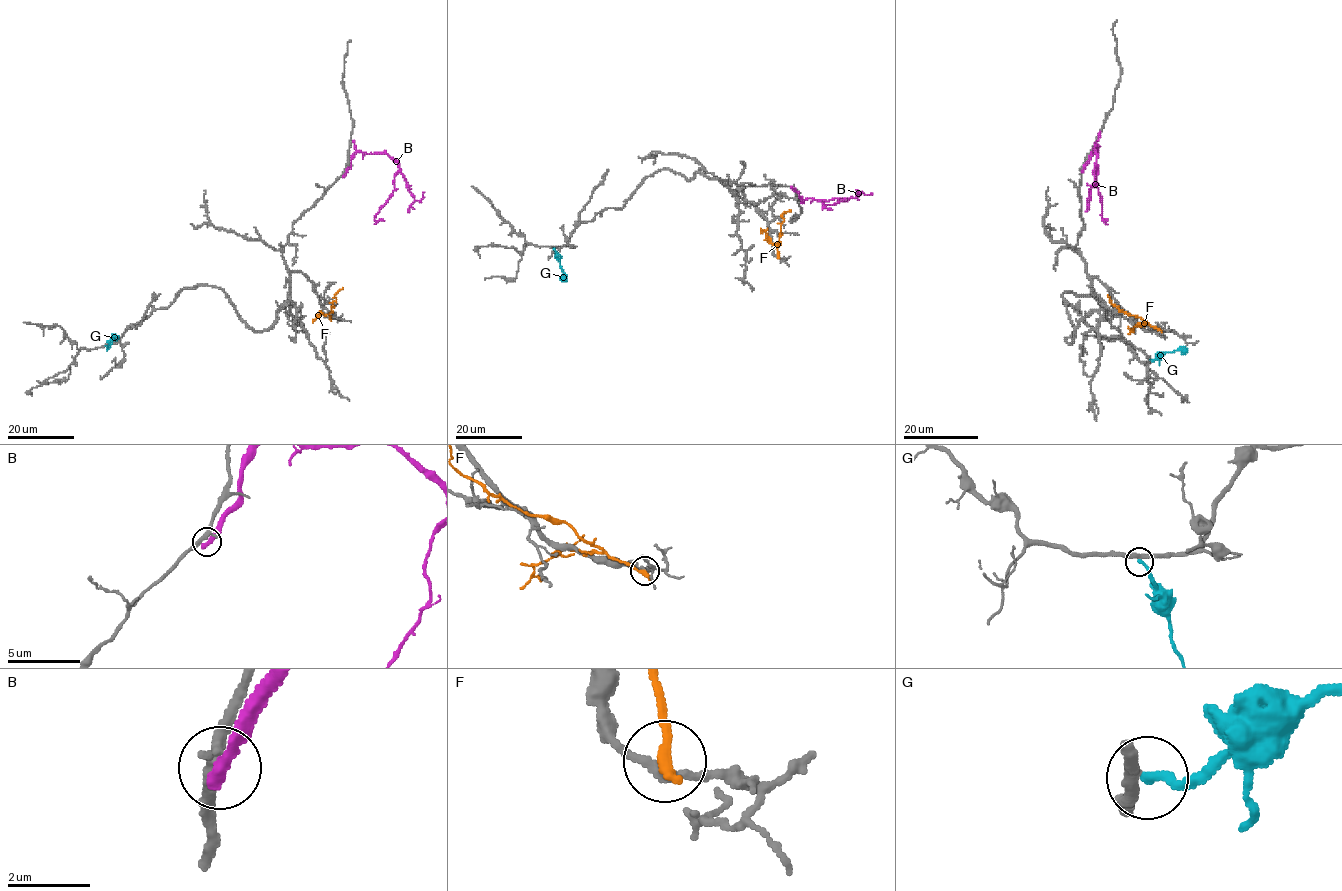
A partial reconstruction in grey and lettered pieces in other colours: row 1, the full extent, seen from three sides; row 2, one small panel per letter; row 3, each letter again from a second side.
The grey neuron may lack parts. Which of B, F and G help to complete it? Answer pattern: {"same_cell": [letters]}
{"same_cell": []}

